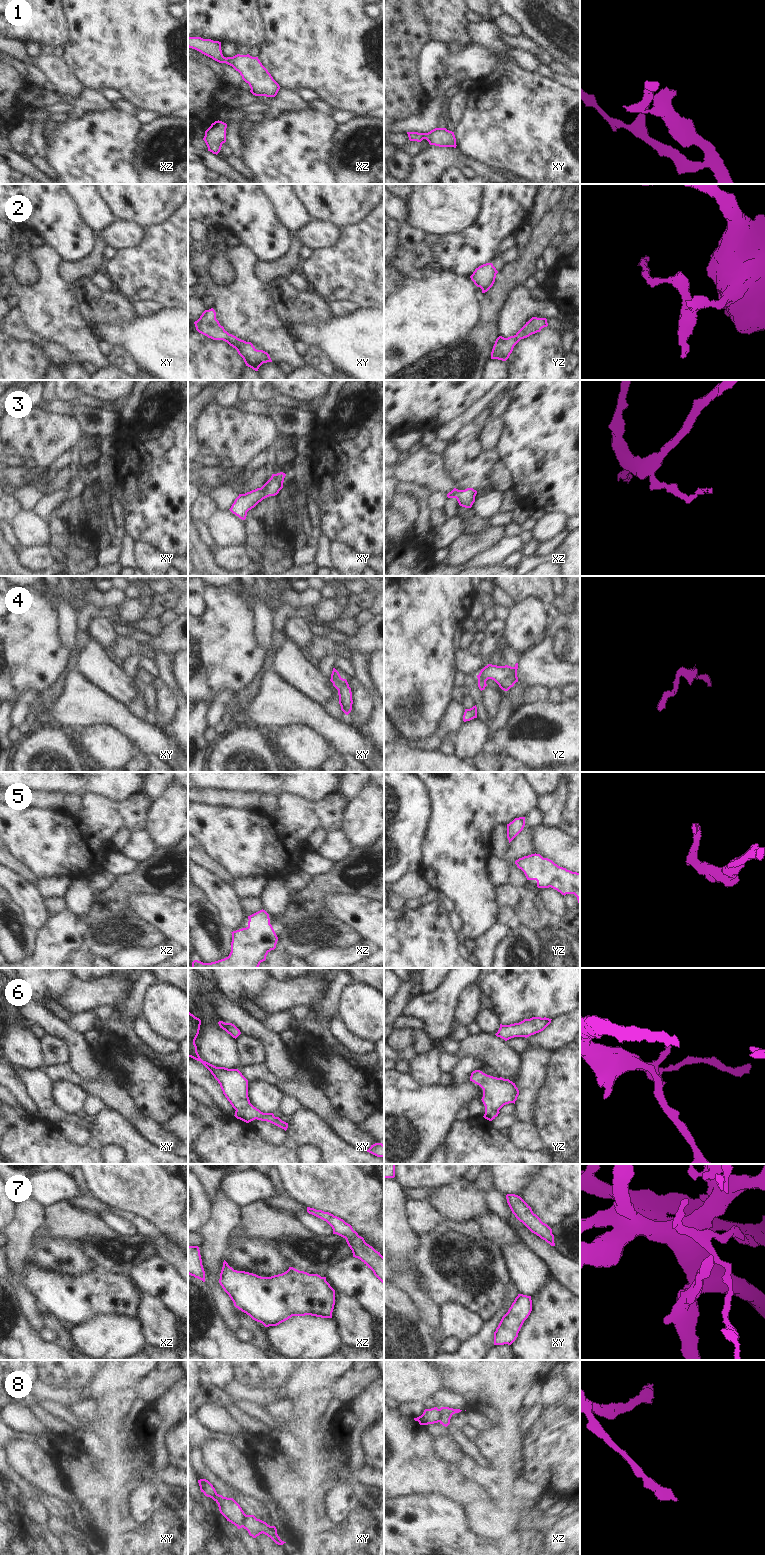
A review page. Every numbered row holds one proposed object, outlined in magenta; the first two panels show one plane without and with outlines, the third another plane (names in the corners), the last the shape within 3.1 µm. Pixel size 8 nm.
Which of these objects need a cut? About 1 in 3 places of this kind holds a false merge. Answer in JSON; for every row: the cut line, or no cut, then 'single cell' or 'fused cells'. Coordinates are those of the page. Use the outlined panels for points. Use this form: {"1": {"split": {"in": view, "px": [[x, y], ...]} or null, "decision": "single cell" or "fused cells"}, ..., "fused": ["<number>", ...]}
{"1": {"split": null, "decision": "single cell"}, "2": {"split": null, "decision": "single cell"}, "3": {"split": null, "decision": "single cell"}, "4": {"split": null, "decision": "single cell"}, "5": {"split": null, "decision": "single cell"}, "6": {"split": null, "decision": "single cell"}, "7": {"split": null, "decision": "single cell"}, "8": {"split": {"in": "xz", "px": [[438, 1409], [440, 1421]]}, "decision": "fused cells"}, "fused": ["8"]}

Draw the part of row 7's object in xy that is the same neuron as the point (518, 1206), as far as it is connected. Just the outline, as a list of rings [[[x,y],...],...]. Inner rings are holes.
[[[507,1194],[507,1203],[515,1215],[532,1233],[545,1240],[551,1246],[555,1246],[552,1229],[533,1213],[531,1207],[518,1195]]]

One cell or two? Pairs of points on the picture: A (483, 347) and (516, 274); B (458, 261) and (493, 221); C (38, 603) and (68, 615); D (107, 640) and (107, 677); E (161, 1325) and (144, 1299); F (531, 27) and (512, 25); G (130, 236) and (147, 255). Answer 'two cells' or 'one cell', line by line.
A: one cell
B: one cell
C: two cells
D: two cells
E: one cell
F: two cells
G: two cells

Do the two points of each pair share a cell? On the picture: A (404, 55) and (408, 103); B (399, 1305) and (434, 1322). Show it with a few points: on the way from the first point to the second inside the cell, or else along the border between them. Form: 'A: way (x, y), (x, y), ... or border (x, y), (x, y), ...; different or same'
A: way (403, 67), (403, 91); same
B: border (407, 1295), (417, 1308), (418, 1317), (433, 1334); different

